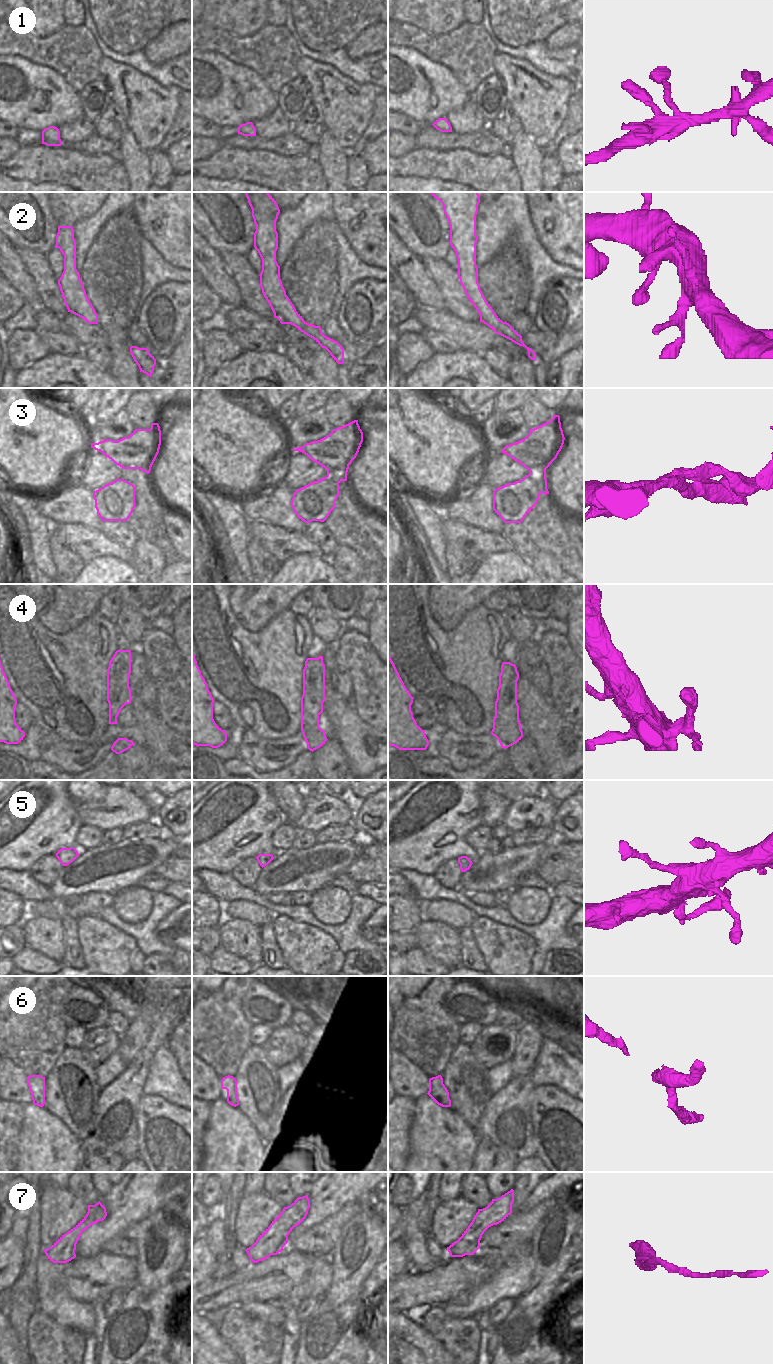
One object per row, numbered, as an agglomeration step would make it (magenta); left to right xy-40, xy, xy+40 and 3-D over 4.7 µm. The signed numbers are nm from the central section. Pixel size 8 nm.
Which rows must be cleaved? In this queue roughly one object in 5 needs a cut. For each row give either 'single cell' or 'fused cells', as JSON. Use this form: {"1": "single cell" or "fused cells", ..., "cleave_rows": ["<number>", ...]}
{"1": "single cell", "2": "single cell", "3": "single cell", "4": "single cell", "5": "fused cells", "6": "single cell", "7": "fused cells", "cleave_rows": ["5", "7"]}

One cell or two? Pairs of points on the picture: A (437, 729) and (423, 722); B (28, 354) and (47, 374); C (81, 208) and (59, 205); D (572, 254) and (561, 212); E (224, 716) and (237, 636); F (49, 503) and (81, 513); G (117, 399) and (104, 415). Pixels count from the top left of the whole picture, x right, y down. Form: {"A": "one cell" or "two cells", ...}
{"A": "two cells", "B": "two cells", "C": "one cell", "D": "one cell", "E": "two cells", "F": "one cell", "G": "one cell"}

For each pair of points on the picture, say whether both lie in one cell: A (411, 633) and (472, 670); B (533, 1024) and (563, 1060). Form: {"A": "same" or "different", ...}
{"A": "same", "B": "different"}

